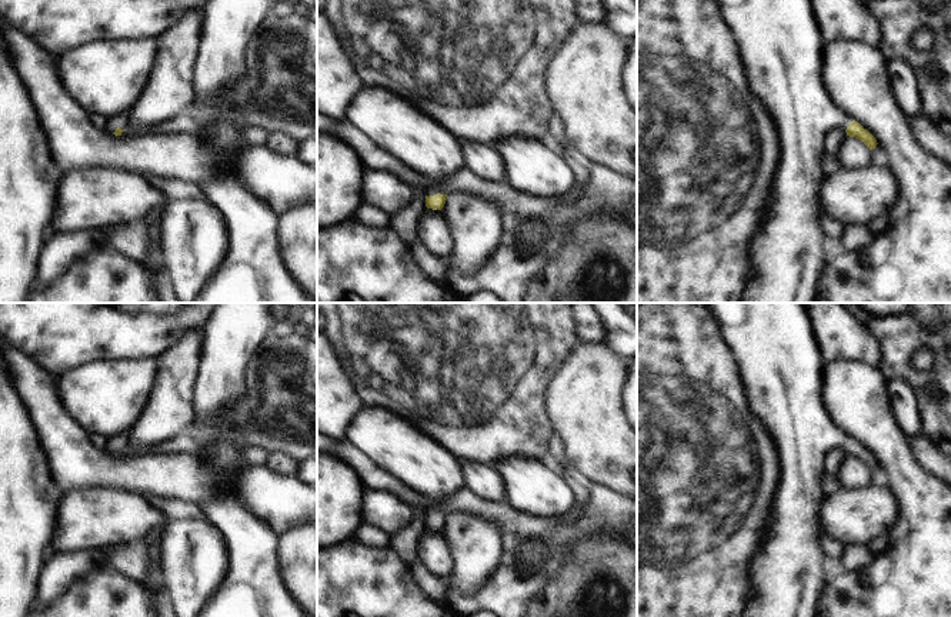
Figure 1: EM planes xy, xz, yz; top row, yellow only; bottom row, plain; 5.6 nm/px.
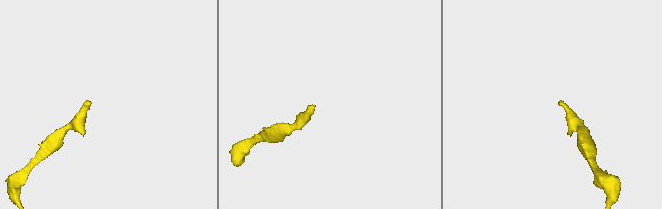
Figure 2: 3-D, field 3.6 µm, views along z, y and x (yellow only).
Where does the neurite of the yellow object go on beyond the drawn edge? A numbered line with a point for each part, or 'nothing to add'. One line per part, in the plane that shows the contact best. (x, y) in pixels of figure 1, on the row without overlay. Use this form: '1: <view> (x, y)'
1: xz (386, 437)

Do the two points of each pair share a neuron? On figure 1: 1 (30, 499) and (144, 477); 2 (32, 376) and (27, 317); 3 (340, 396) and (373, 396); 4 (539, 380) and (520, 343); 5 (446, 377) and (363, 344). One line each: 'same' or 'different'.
1: different
2: different
3: different
4: same
5: same

